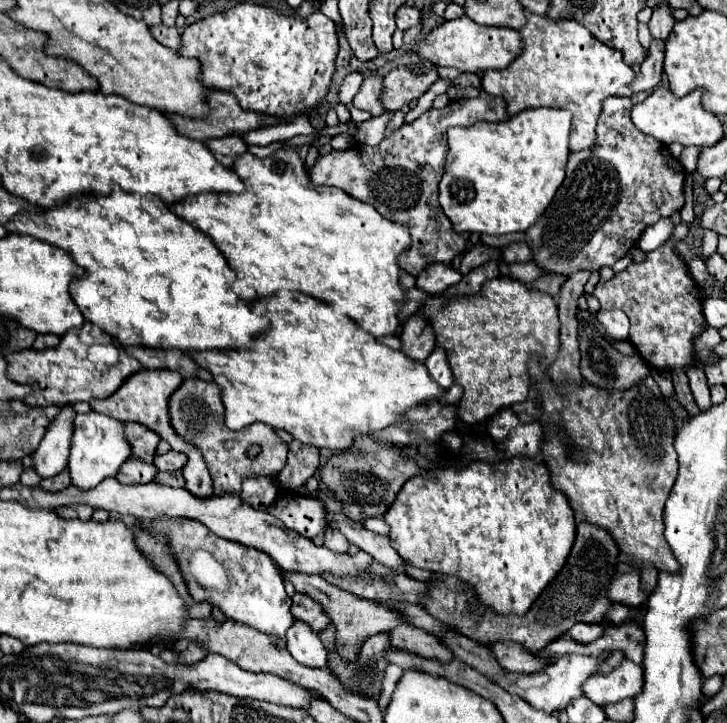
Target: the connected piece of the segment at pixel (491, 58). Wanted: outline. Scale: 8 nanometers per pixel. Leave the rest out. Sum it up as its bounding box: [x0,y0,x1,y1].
[416,17,522,73]

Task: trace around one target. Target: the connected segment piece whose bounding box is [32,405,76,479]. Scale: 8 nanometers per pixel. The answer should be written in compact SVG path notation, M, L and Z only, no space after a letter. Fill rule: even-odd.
M66 405L62 407L60 415L54 419L52 427L48 429L46 437L42 439L40 447L34 453L34 471L46 479L54 477L68 465L70 455L70 439L72 439L72 423L74 423L76 411Z

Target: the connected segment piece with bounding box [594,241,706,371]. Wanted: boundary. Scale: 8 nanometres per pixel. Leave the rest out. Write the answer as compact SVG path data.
M674 243L646 253L646 261L628 265L606 283L598 283L594 295L602 309L622 309L630 317L630 341L648 365L656 369L688 367L694 361L694 341L704 331L702 297L688 275L686 263L674 251Z

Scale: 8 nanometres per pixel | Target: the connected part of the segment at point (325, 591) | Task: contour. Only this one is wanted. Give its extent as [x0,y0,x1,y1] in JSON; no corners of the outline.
[280,571,404,659]

